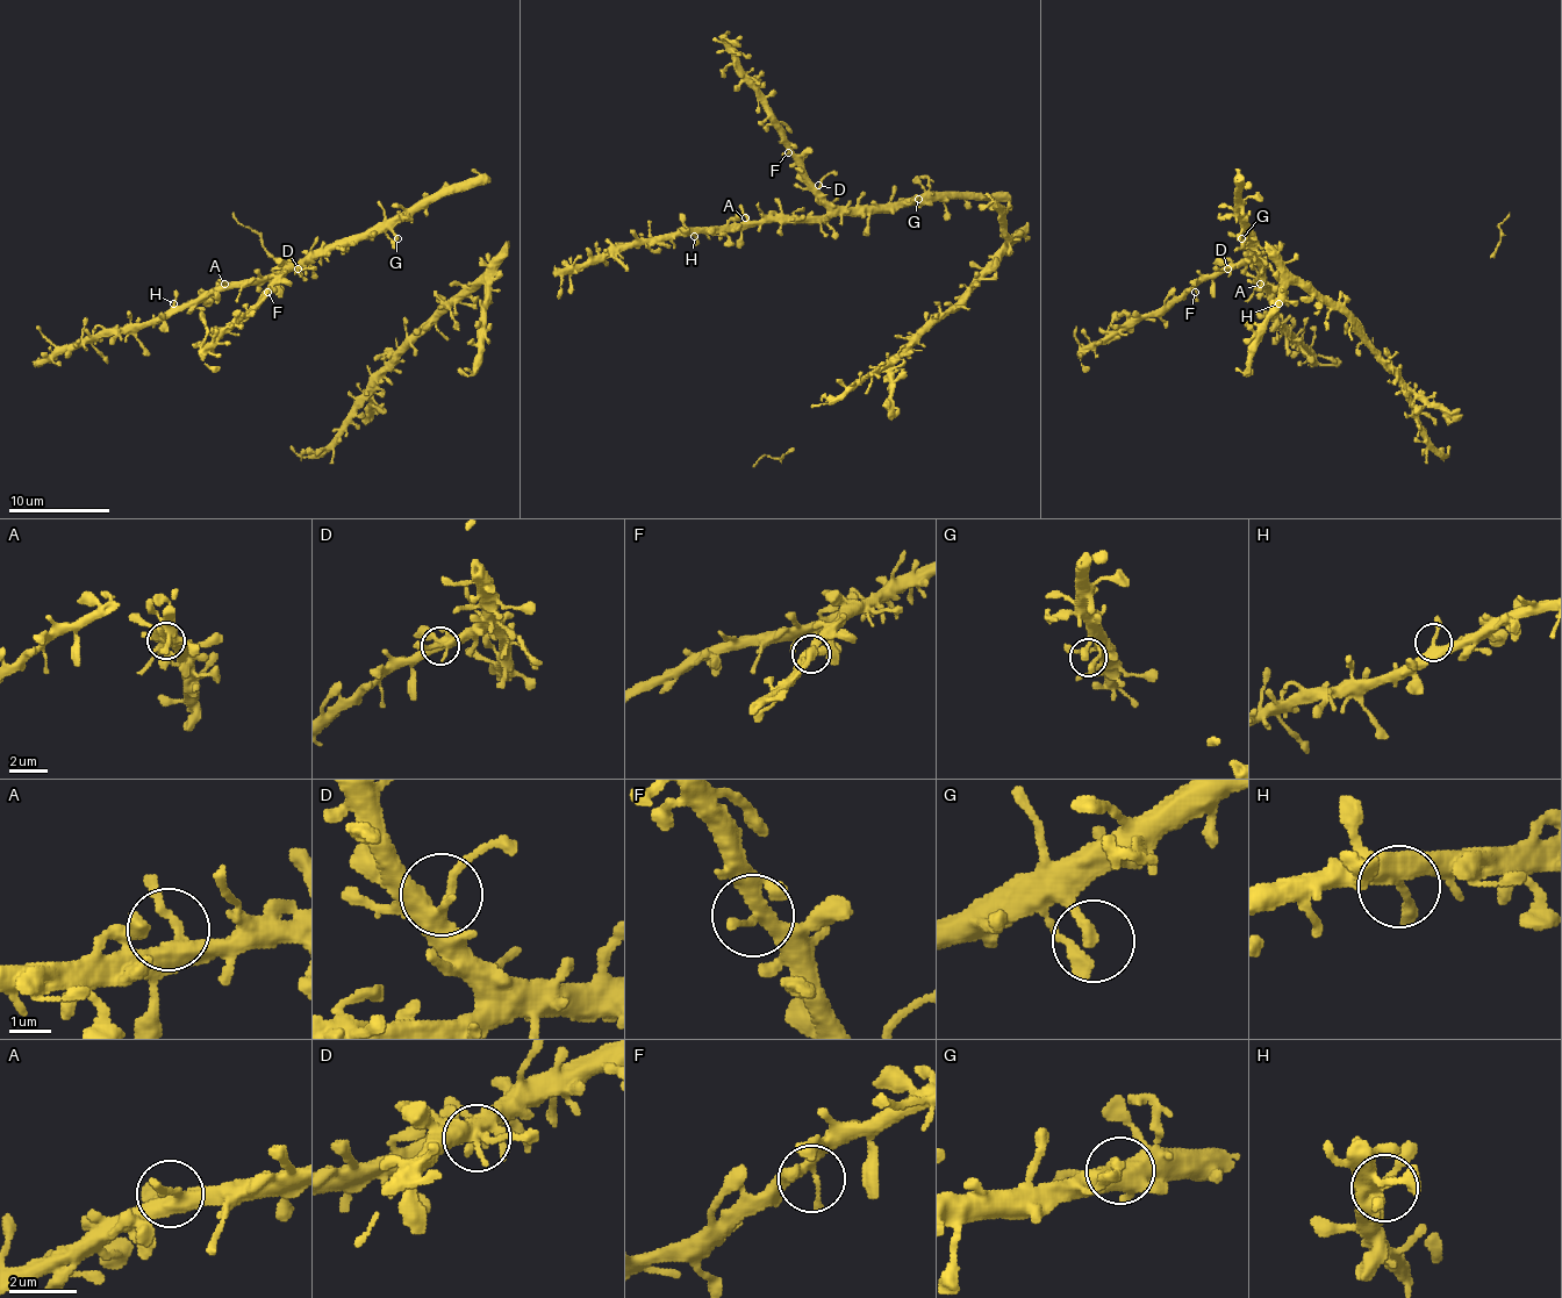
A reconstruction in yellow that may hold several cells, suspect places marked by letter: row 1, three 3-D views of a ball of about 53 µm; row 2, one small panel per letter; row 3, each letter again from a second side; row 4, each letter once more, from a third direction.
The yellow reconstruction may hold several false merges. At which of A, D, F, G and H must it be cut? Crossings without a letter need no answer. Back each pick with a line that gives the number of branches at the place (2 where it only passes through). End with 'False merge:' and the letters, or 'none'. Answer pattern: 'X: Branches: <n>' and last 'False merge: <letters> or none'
False merge: none

